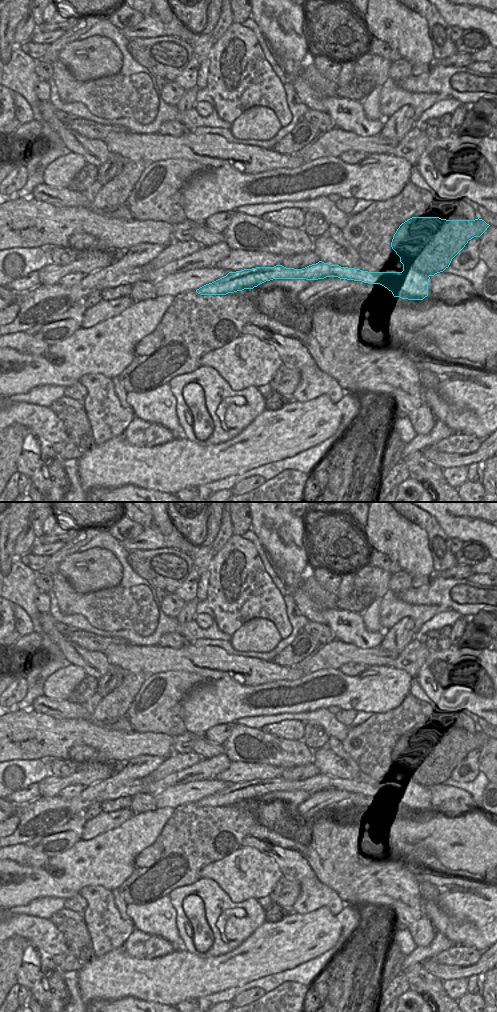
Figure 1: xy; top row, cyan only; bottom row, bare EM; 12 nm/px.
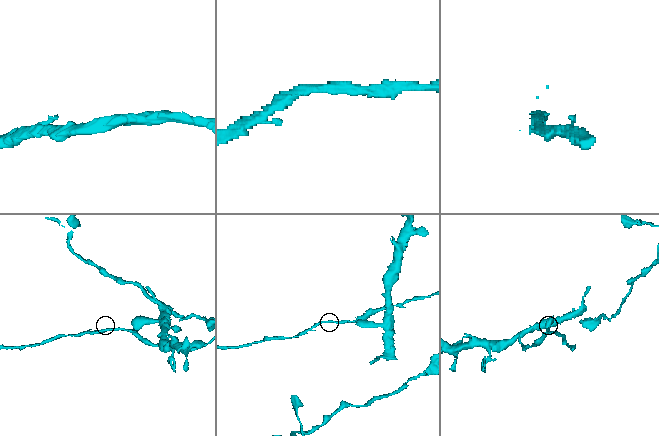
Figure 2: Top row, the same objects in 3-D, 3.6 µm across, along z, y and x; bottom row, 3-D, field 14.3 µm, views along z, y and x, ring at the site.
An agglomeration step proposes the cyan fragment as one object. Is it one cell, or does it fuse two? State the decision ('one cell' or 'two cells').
two cells

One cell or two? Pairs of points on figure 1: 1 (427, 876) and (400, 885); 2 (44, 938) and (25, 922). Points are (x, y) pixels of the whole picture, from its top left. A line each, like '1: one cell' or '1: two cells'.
1: two cells
2: one cell

